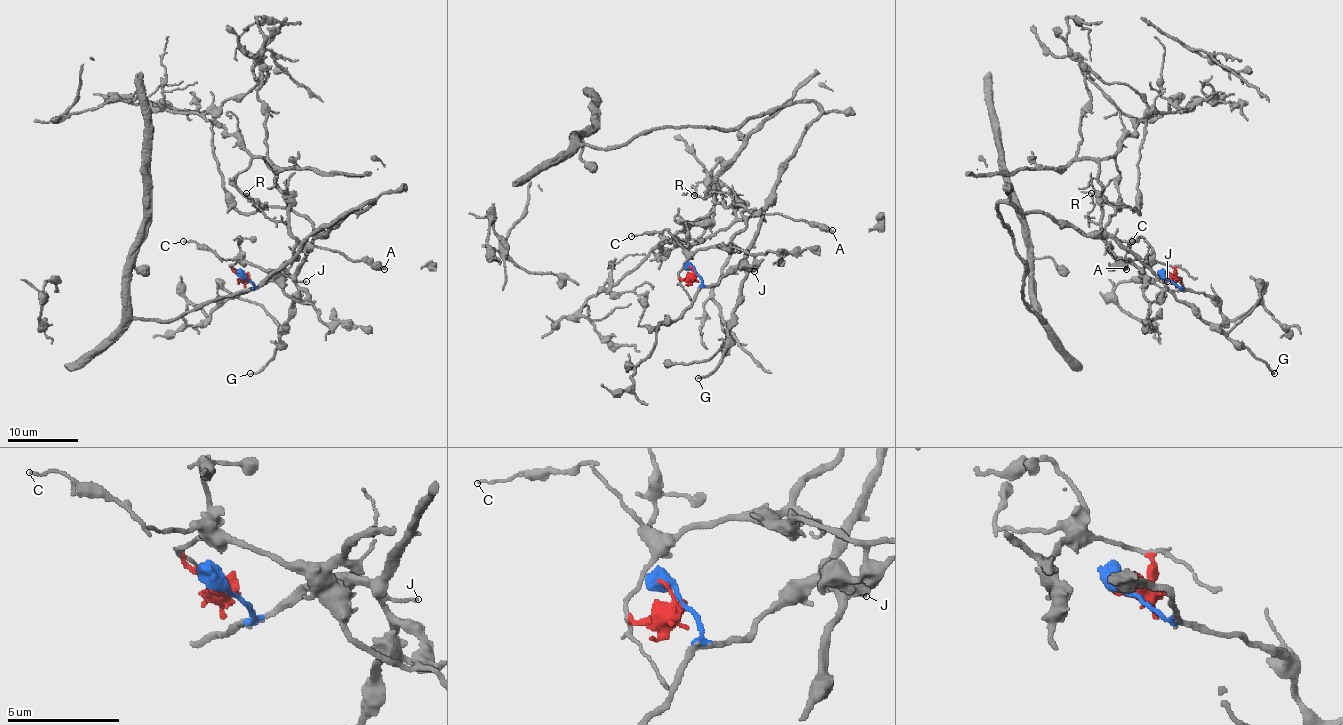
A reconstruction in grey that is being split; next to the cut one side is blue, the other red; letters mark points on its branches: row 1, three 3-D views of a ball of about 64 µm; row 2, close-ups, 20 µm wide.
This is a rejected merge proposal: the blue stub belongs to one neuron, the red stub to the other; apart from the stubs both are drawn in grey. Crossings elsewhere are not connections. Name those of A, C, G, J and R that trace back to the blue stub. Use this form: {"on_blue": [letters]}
{"on_blue": ["G", "J"]}

